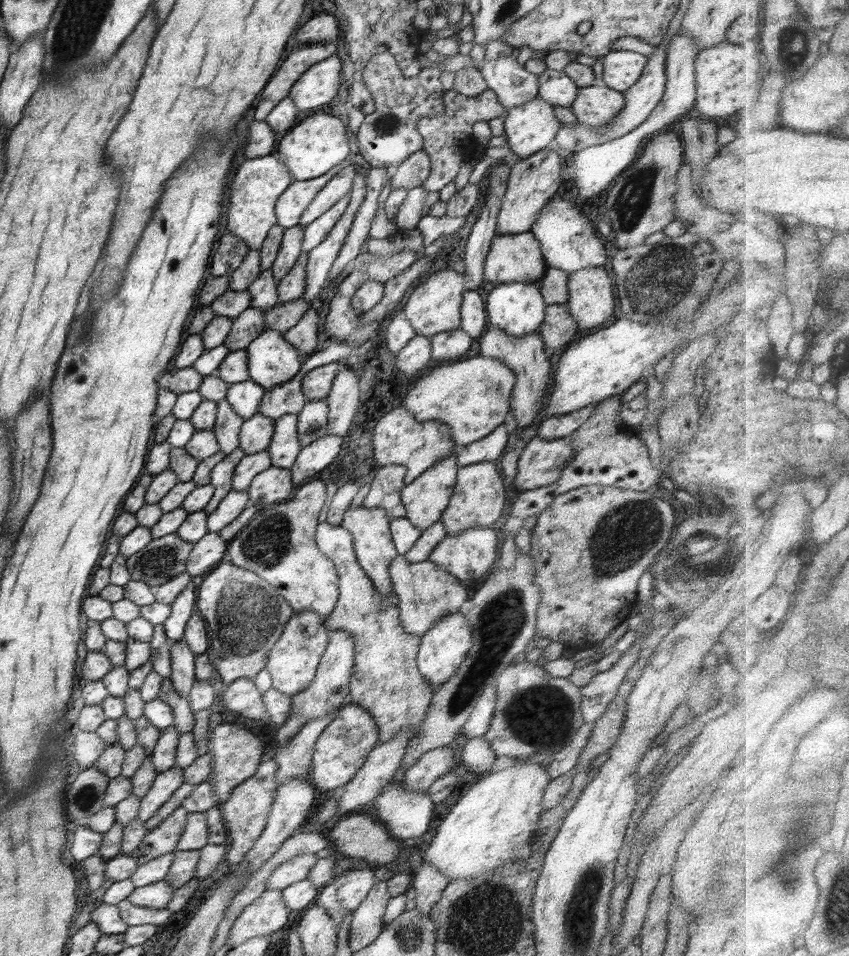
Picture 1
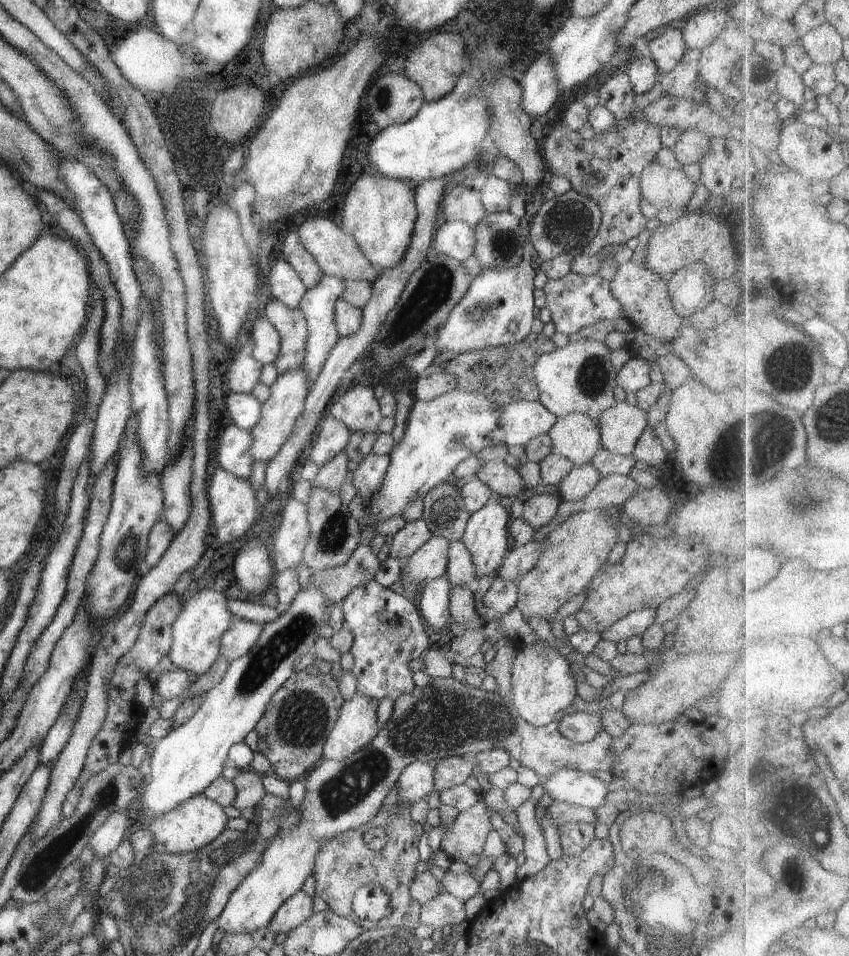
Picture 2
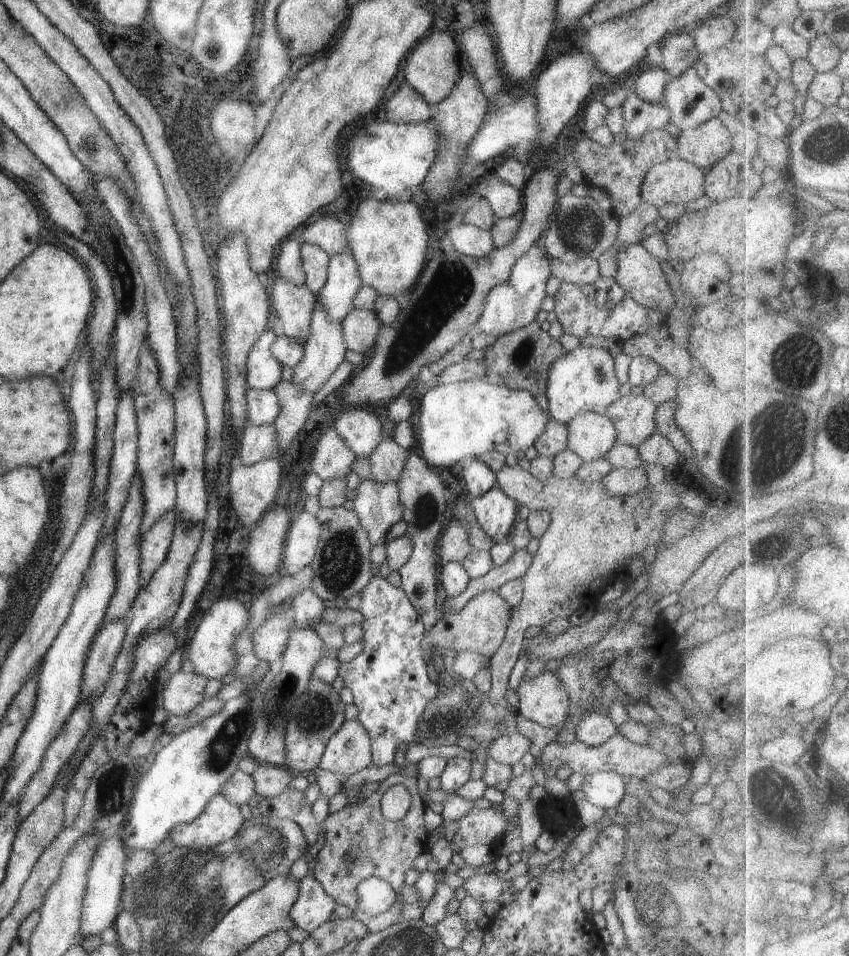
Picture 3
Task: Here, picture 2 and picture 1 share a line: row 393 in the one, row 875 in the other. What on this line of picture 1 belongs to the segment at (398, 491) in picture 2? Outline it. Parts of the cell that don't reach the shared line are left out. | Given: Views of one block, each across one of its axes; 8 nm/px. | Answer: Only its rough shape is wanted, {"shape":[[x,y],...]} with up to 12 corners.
{"shape":[[547,767],[472,780],[422,860],[450,880],[530,857]]}

